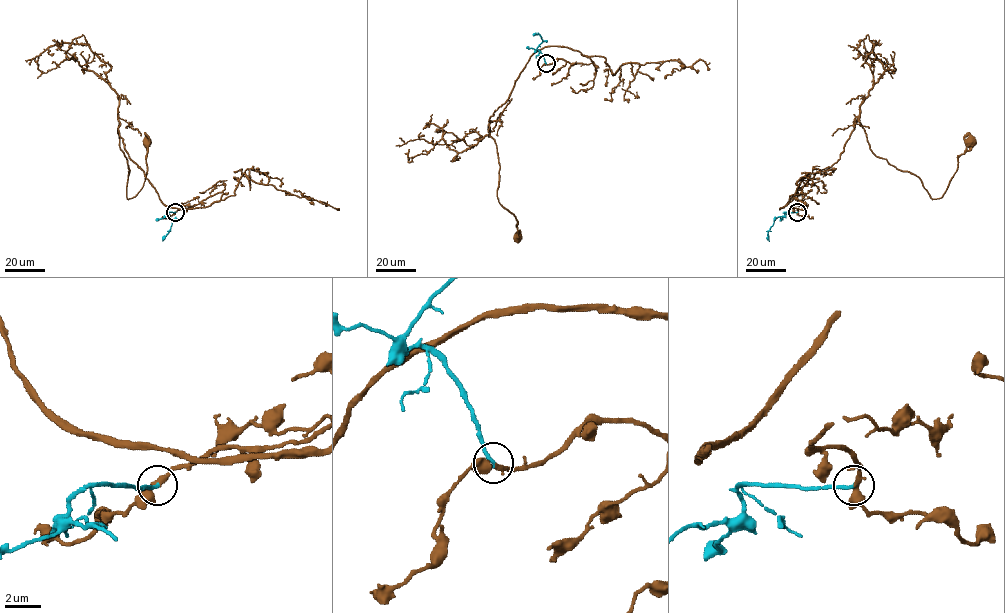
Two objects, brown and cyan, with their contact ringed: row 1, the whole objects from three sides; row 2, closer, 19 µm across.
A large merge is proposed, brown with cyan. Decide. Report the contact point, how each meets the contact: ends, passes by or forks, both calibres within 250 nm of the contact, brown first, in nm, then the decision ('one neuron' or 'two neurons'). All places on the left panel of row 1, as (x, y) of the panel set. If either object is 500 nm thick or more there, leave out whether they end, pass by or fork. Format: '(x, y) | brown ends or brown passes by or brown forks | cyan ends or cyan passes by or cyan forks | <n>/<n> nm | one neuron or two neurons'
(175, 212) | brown passes by | cyan ends | 260/200 nm | one neuron

